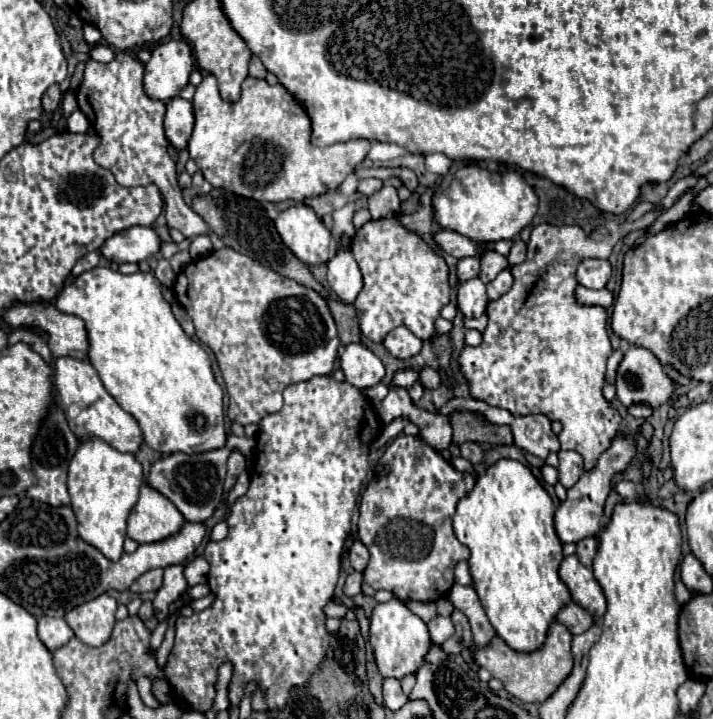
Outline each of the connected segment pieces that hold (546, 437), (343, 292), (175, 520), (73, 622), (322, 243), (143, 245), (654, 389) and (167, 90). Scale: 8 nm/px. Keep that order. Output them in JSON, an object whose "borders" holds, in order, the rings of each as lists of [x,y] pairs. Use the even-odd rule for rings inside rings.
{"borders":[[[[471,396],[467,398],[452,397],[445,405],[437,409],[436,412],[442,415],[449,415],[454,411],[468,410],[479,411],[487,417],[493,424],[508,425],[514,434],[514,444],[534,456],[540,456],[542,460],[550,452],[558,452],[560,444],[556,434],[550,428],[548,418],[542,414],[528,414],[528,416],[514,416],[504,409],[491,407],[485,402],[477,400]]],[[[338,250],[328,262],[328,286],[336,292],[340,302],[354,304],[362,290],[362,274],[350,250]]],[[[146,482],[140,486],[140,496],[136,506],[128,516],[126,534],[138,544],[160,542],[180,530],[184,516],[164,498],[158,490]]],[[[100,594],[98,598],[84,602],[70,612],[66,612],[64,620],[88,646],[102,646],[108,640],[108,634],[114,626],[114,612],[116,612],[116,600],[108,594]]],[[[290,206],[274,220],[282,242],[308,266],[330,260],[332,234],[310,206]]],[[[132,226],[110,236],[102,246],[100,254],[116,264],[124,262],[142,262],[154,256],[160,248],[158,234],[148,226]]],[[[630,346],[624,354],[618,376],[616,394],[624,406],[646,404],[656,408],[670,400],[674,382],[666,376],[658,358],[640,346]]],[[[184,40],[160,44],[144,66],[144,94],[152,100],[168,102],[188,84],[192,72],[192,50]]]]}

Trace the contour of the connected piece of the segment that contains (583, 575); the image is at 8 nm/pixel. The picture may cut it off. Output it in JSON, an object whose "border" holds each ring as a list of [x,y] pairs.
{"border":[[[568,556],[562,560],[558,570],[560,580],[568,586],[572,600],[580,604],[588,614],[602,618],[606,612],[606,598],[592,574],[590,568],[578,562],[576,556]]]}

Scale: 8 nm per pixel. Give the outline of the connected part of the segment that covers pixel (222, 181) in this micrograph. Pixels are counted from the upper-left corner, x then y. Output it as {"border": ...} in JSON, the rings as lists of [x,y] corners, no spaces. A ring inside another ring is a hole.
{"border":[[[206,74],[200,86],[196,88],[196,94],[192,98],[194,106],[194,132],[188,142],[190,158],[196,162],[204,178],[214,188],[230,190],[238,196],[252,198],[252,200],[268,200],[268,202],[284,202],[284,200],[296,200],[302,202],[306,198],[320,196],[328,190],[336,190],[342,180],[366,158],[370,150],[368,140],[350,140],[350,144],[334,144],[316,148],[310,144],[310,118],[304,112],[304,108],[284,90],[284,86],[276,84],[270,86],[266,80],[258,80],[248,76],[242,84],[242,98],[238,102],[226,102],[218,94],[216,78],[212,74]]]}

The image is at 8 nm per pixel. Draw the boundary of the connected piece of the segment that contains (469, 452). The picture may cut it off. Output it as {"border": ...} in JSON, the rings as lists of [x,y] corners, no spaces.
{"border":[[[464,442],[460,444],[460,456],[470,460],[472,464],[480,464],[484,460],[484,450],[476,442]]]}

